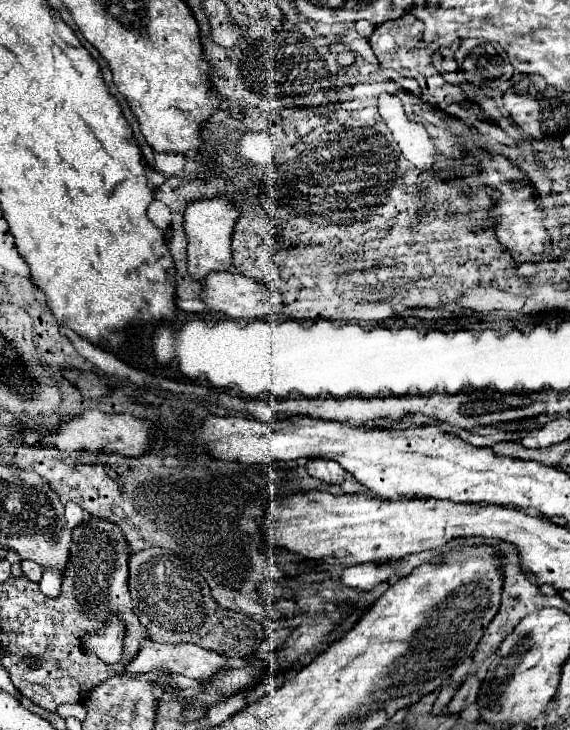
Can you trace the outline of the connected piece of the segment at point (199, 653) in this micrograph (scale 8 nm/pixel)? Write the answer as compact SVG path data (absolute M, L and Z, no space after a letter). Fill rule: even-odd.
M148 641L140 651L138 655L126 665L126 673L128 677L140 677L152 669L166 669L170 673L180 673L180 675L186 675L186 677L192 677L192 679L198 679L198 681L208 681L214 673L218 673L220 669L228 669L230 663L226 657L214 653L214 651L206 651L198 645L190 645L190 643L184 643L184 645L170 645L170 643L156 643L156 641Z

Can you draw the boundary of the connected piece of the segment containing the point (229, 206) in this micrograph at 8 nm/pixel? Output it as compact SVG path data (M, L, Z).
M216 195L212 199L196 199L188 203L184 211L184 233L188 239L188 271L194 279L202 281L208 273L232 267L232 229L240 215L240 209L228 195Z

